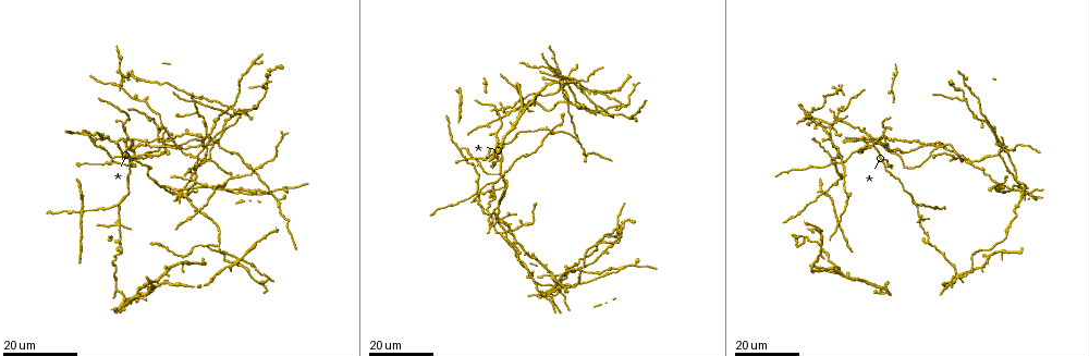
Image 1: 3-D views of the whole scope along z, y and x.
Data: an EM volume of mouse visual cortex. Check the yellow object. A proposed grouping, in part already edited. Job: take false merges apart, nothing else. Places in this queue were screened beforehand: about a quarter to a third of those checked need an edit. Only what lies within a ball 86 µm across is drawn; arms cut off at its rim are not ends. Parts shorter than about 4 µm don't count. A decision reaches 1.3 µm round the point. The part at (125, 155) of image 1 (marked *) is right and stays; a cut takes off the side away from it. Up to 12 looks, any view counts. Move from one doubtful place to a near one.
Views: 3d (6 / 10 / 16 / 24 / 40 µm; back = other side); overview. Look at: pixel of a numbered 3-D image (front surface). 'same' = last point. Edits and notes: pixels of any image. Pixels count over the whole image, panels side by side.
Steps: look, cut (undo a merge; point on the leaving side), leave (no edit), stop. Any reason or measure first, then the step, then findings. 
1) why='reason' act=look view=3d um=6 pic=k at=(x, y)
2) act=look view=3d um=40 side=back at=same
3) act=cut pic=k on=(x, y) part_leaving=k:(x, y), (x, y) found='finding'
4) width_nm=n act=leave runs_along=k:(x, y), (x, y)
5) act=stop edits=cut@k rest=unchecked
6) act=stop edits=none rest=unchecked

why='three arms meet' act=look view=3d um=16 pic=1 at=(526, 154)

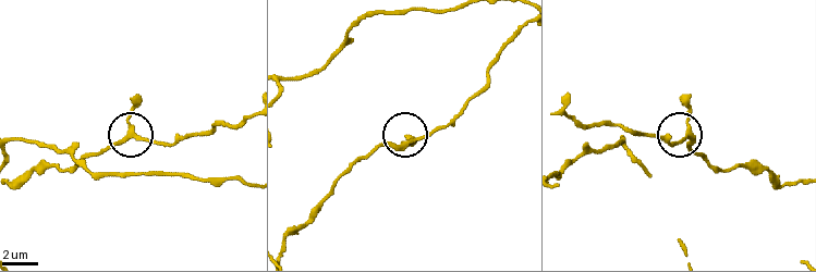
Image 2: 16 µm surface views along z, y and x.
act=look view=3d um=6 pic=2 at=(681, 137)

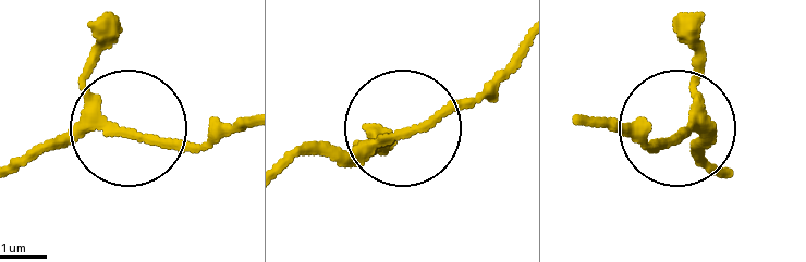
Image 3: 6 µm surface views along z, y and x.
arms=3 act=leave found='continuous, no second cell'

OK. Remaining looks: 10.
why='calibre changes' act=look view=3d um=16 pic=1 at=(826, 134)

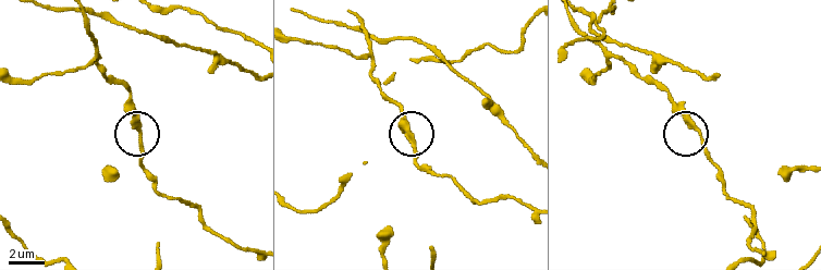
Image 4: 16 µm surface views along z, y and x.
why='closer look' act=look view=3d um=10 pic=4 at=(411, 141)

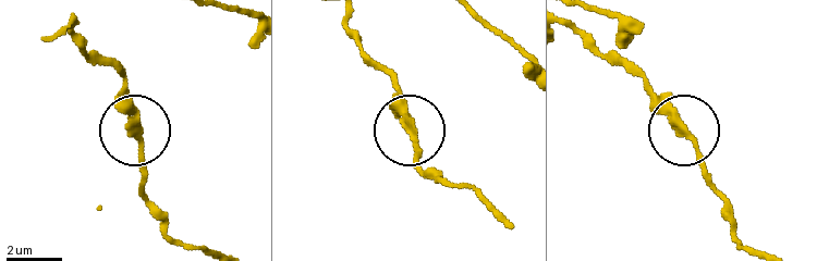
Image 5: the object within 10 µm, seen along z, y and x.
act=cut pic=5 on=(139, 152) part_leaving=5:(134, 115), (141, 183), (157, 218), (183, 241), (204, 248) found='two cells meet here'

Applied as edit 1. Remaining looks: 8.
why='two arms in line, one across' act=look view=3d um=16 pic=1 at=(870, 146)

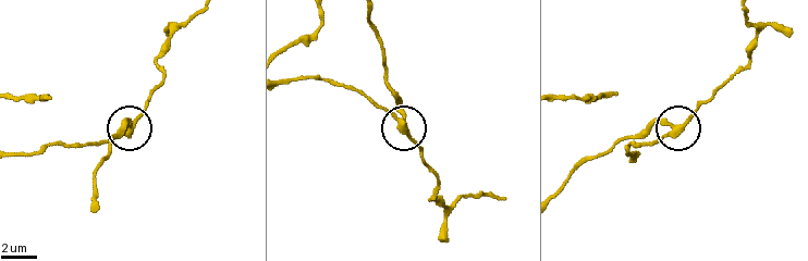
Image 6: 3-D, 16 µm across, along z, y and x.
act=look view=3d um=10 pic=6 at=(678, 130)

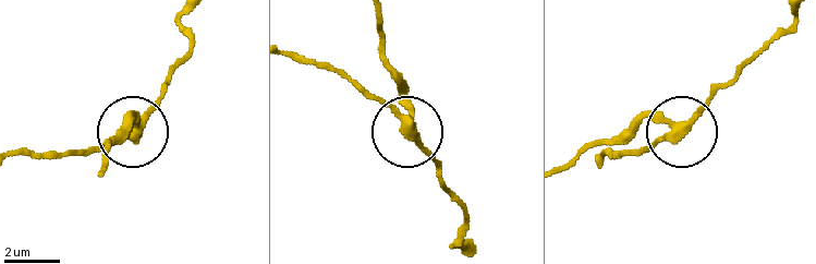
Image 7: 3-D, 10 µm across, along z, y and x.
act=cut pic=7 on=(123, 116) part_leaving=7:(136, 124), (126, 119), (108, 139), (106, 169) found='a second cell is stuck on'

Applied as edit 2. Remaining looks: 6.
why='four-way junction' act=look view=3d um=16 pic=1 at=(934, 149)

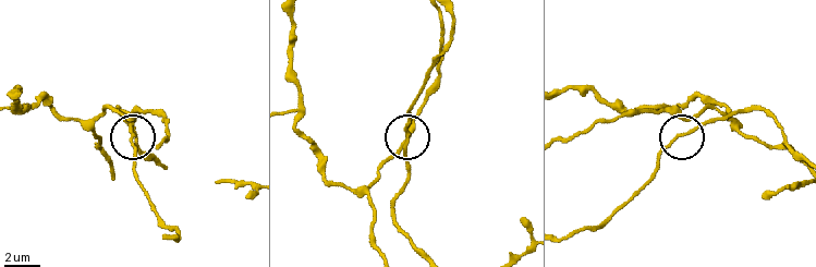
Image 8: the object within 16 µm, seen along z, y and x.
why='zoom in' act=look view=3d um=6 pic=8 at=(128, 127)

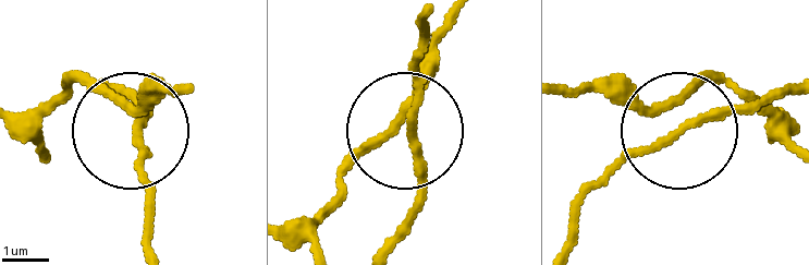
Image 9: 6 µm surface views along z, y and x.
act=leave found='all the same cell'

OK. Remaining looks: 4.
why='small branch off a trunk' act=look view=3d um=16 pic=1 at=(120, 224)

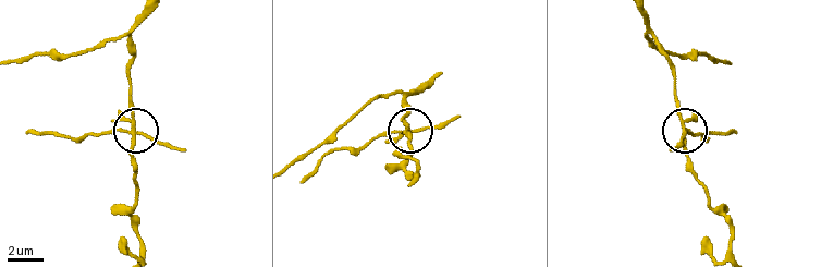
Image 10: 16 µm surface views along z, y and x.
act=look view=3d um=10 pic=10 at=(400, 131)

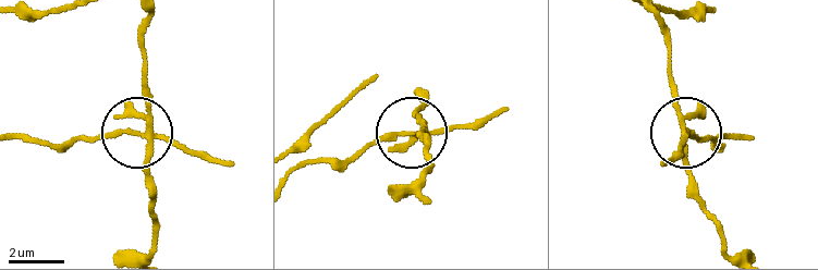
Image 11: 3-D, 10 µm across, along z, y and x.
act=cut pic=11 on=(110, 137) part_leaving=11:(148, 136), (66, 143), (17, 138) found='a second cell is stuck on'

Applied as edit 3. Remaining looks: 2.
act=stop edits=cut@5,cut@7,cut@11 rest=unchecked

